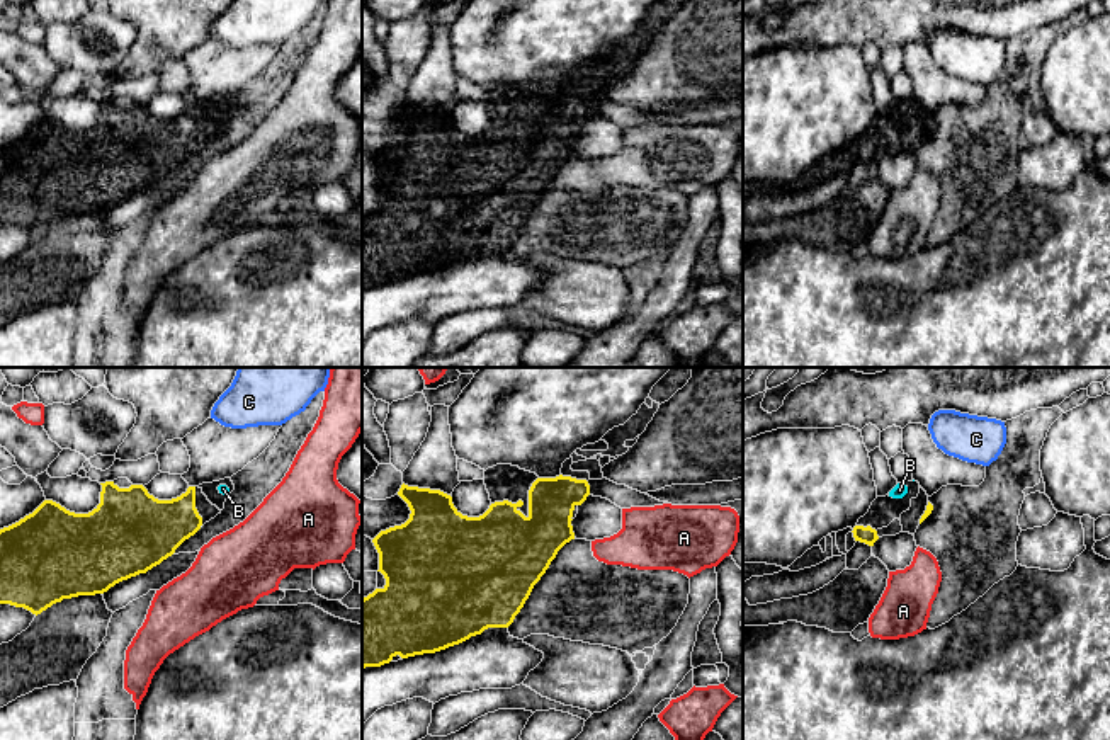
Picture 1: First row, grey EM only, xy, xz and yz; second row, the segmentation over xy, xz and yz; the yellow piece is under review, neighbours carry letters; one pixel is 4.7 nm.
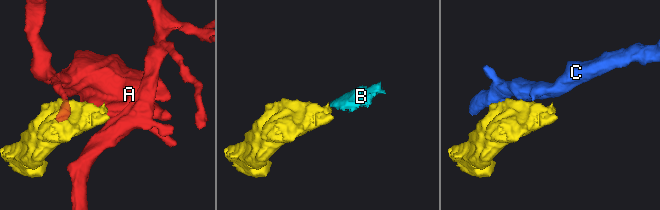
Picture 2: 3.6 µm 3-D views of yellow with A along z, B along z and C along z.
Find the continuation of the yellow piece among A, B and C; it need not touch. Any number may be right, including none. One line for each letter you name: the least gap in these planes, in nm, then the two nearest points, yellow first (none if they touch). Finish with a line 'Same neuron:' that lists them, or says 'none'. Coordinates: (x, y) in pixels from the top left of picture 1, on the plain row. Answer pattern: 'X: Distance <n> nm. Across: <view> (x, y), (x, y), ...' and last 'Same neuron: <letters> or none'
B: Distance 110 nm. Across: xy (194, 106), (218, 106)
Same neuron: B

